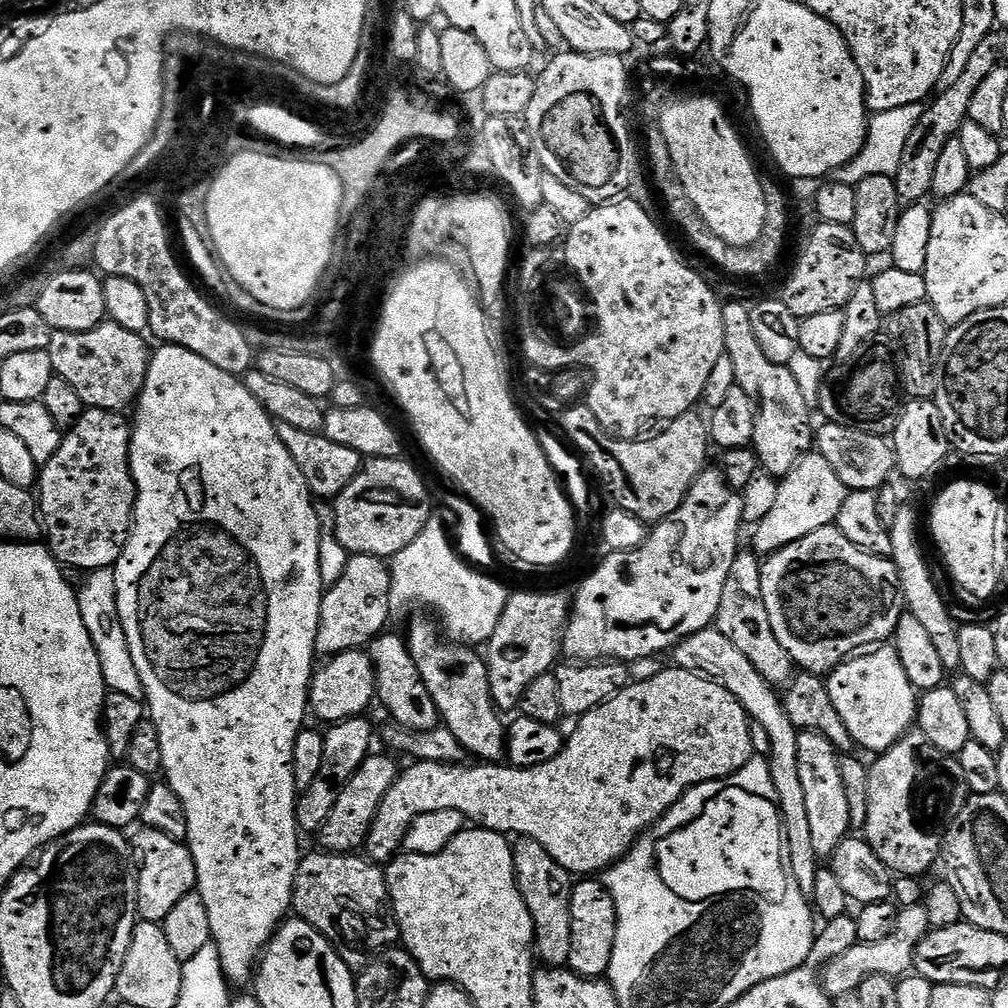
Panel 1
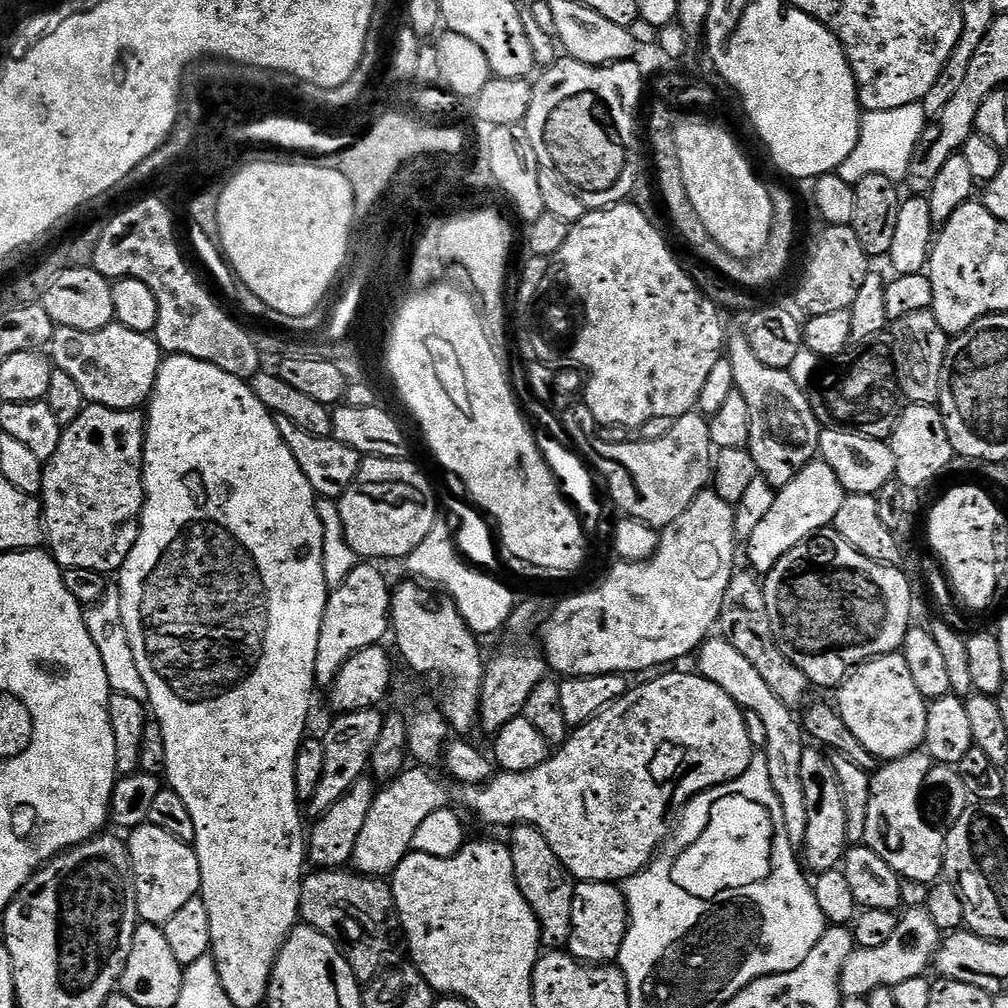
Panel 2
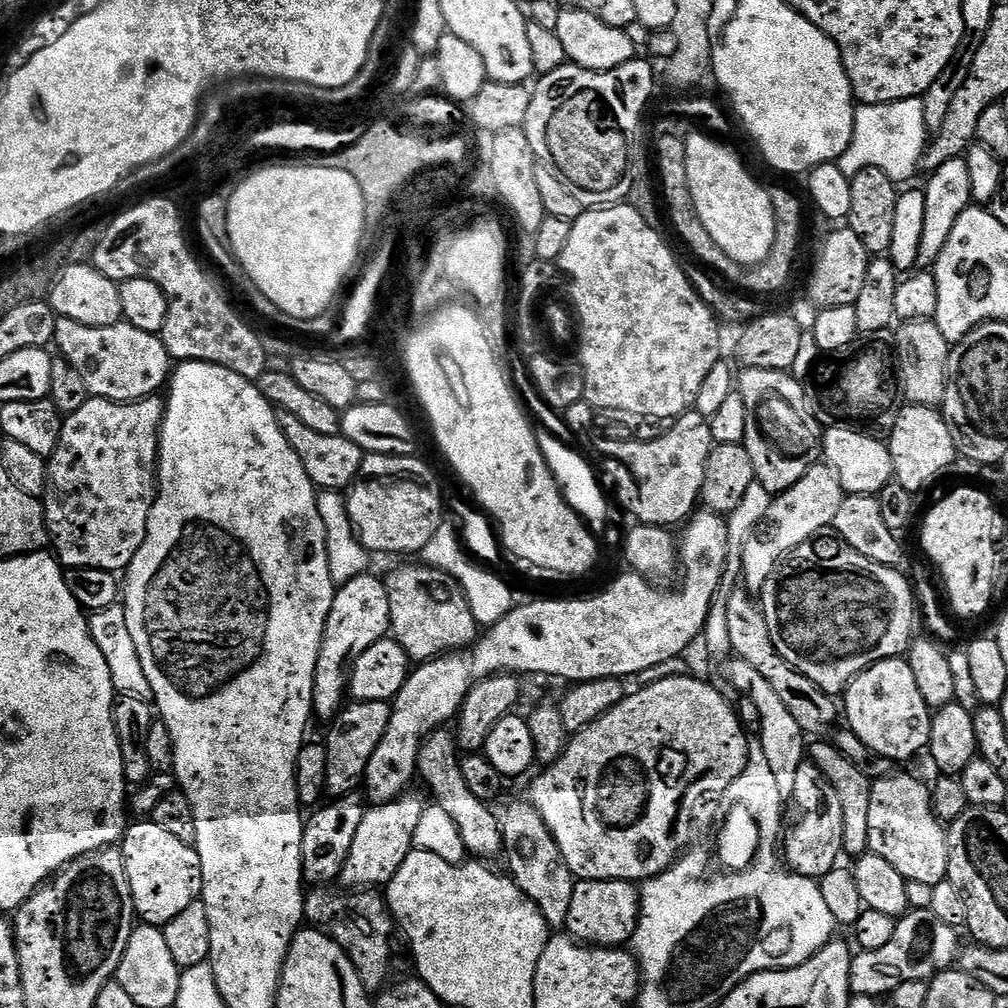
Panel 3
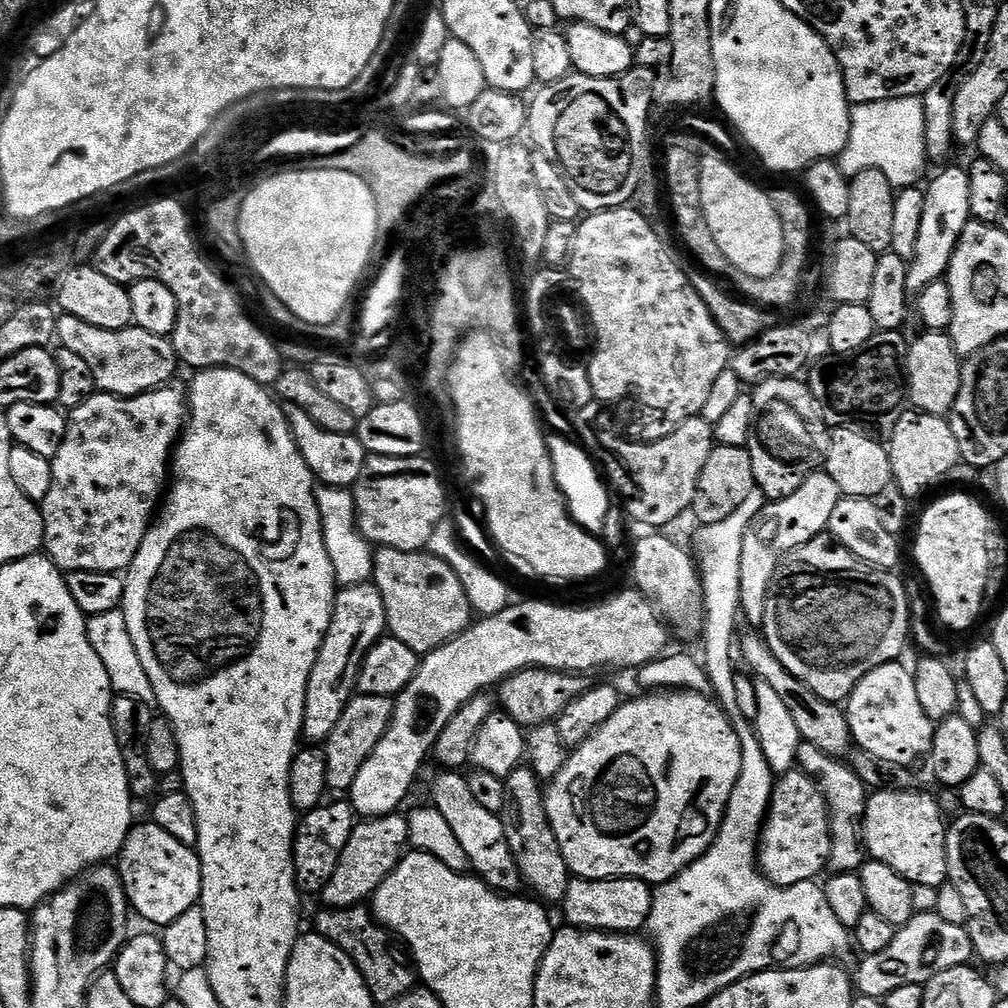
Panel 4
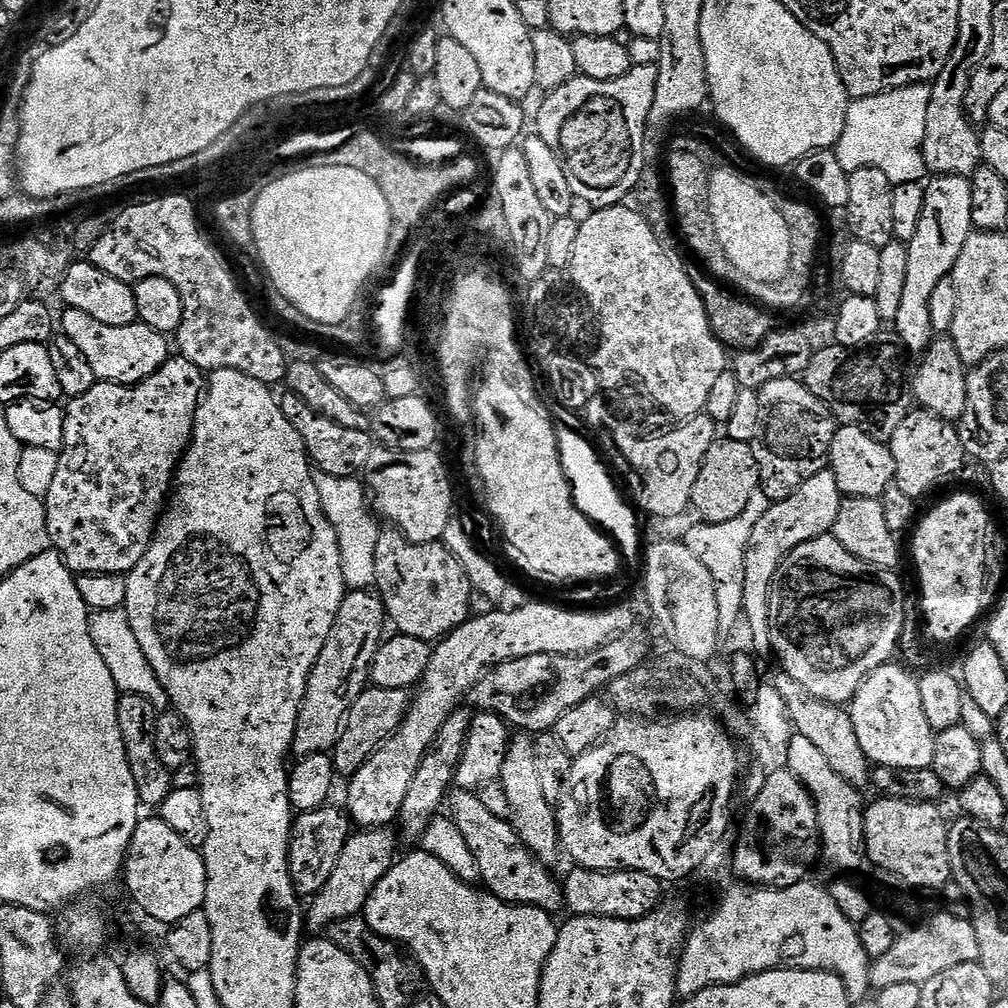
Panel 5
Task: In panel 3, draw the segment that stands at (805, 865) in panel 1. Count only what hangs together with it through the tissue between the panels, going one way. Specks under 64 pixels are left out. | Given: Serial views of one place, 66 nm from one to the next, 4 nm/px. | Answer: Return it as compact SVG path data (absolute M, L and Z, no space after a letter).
M728 658L723 661L724 676L732 688L737 688L743 699L754 702L758 706L758 714L762 714L762 722L758 729L758 739L762 750L766 750L766 758L770 761L770 771L778 781L778 790L781 796L790 798L794 794L794 782L798 779L798 766L806 763L806 733L798 722L794 722L790 710L778 699L778 693L772 689L748 663L735 658Z

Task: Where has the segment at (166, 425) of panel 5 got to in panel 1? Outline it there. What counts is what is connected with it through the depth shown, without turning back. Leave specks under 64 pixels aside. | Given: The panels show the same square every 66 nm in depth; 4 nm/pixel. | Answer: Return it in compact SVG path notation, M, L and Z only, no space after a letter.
M97 408L85 410L82 418L78 418L78 426L74 426L68 432L63 433L58 446L58 454L54 454L54 458L50 458L50 462L46 462L38 472L38 507L43 527L46 529L46 546L52 551L53 556L60 561L61 565L67 566L69 569L71 569L70 567L81 568L84 574L97 572L100 568L115 569L120 562L120 557L124 554L124 547L128 544L128 536L132 533L132 521L136 515L136 483L130 470L133 425L130 423L129 417L128 420L126 417L127 415L110 410L98 410Z

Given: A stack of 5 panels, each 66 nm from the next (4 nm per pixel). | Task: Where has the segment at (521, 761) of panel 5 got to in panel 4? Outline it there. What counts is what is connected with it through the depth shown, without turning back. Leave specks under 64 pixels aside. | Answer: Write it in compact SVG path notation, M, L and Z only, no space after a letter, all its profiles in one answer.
M531 767L515 768L506 777L506 811L503 813L506 842L512 851L514 862L520 871L521 881L533 888L535 895L545 905L563 905L570 873L566 866L566 858L562 858L562 850L558 846L558 838L550 826L550 818L544 805L545 789Z

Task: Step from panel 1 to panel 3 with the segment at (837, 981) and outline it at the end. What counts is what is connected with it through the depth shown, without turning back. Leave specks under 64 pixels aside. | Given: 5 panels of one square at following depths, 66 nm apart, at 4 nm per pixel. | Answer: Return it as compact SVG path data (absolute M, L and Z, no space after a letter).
M913 908L905 916L899 917L894 930L894 938L886 942L879 950L869 952L860 950L853 955L850 966L850 986L853 996L887 997L895 988L902 986L902 982L918 982L919 980L931 980L939 972L946 972L957 963L958 953L962 943L958 937L957 929L951 928L941 919L936 918L932 911Z

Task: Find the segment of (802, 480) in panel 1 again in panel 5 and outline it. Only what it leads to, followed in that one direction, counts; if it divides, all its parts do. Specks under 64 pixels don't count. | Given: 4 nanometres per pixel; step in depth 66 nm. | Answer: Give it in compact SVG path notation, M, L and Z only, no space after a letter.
M830 470L814 474L810 482L806 482L790 498L775 501L766 514L754 526L754 534L750 534L750 546L746 550L746 578L742 582L744 603L743 623L748 623L748 632L752 635L755 655L771 657L772 635L770 634L770 590L782 562L798 546L810 542L819 536L831 533L834 518L838 518L842 493L838 490L838 482Z

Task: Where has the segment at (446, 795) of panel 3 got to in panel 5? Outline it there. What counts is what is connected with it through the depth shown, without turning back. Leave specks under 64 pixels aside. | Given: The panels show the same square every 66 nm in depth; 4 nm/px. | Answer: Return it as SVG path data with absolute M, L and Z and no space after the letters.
M456 788L449 792L446 812L451 820L456 823L458 830L462 830L462 838L466 838L470 850L476 855L480 880L483 887L492 895L497 896L500 900L505 900L507 904L526 904L529 908L542 908L549 914L556 914L560 907L561 909L565 907L564 889L561 881L556 881L552 877L553 869L549 865L543 864L541 860L536 859L535 854L525 846L522 838L509 821L498 818L495 814L490 814L490 810L486 810L486 806L482 806L479 795L475 791L467 788Z

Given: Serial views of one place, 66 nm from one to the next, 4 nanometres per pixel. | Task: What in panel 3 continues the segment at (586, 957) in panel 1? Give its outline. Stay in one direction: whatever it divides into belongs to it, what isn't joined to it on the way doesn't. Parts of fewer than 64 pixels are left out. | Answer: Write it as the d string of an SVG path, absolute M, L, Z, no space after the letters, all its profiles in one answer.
M577 879L566 925L567 935L573 940L597 948L624 948L639 921L640 893L633 881Z

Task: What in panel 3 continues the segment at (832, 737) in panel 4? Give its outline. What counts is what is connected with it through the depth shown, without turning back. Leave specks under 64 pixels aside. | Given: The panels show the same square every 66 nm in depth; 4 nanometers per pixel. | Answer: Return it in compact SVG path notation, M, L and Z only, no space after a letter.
M729 591L727 600L727 629L730 632L730 646L735 659L748 663L756 673L766 678L768 685L778 693L778 699L784 703L786 710L790 710L794 722L798 722L798 726L802 726L802 730L809 737L816 738L824 734L835 722L836 712L838 716L837 701L835 704L831 695L814 686L814 682L810 682L810 678L806 678L801 672L793 670L790 662L786 662L782 654L778 654L778 646L774 646L774 638L770 638L770 626L766 626L764 610L747 591Z

